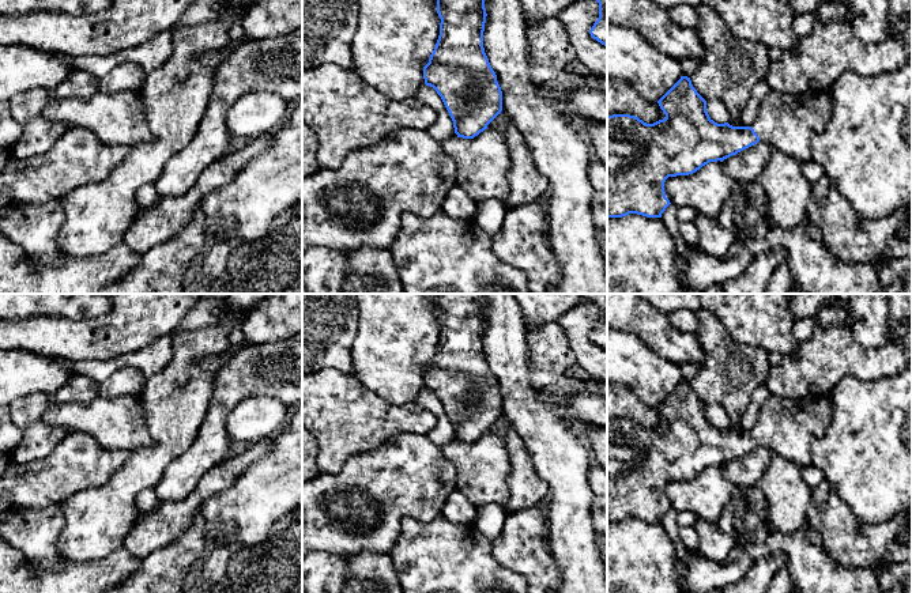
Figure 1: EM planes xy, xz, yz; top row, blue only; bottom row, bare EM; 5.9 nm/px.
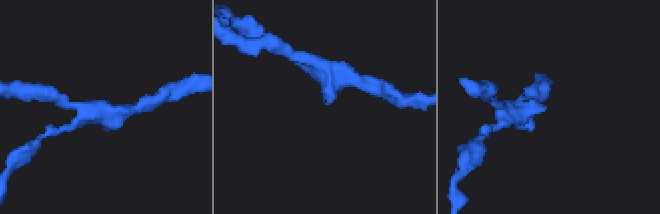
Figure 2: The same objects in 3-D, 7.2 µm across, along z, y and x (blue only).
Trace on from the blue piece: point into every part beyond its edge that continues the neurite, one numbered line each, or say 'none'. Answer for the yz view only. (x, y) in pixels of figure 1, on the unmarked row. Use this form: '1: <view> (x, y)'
1: yz (787, 426)

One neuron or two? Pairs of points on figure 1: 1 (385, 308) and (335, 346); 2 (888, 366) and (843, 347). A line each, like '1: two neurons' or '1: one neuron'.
1: two neurons
2: one neuron

